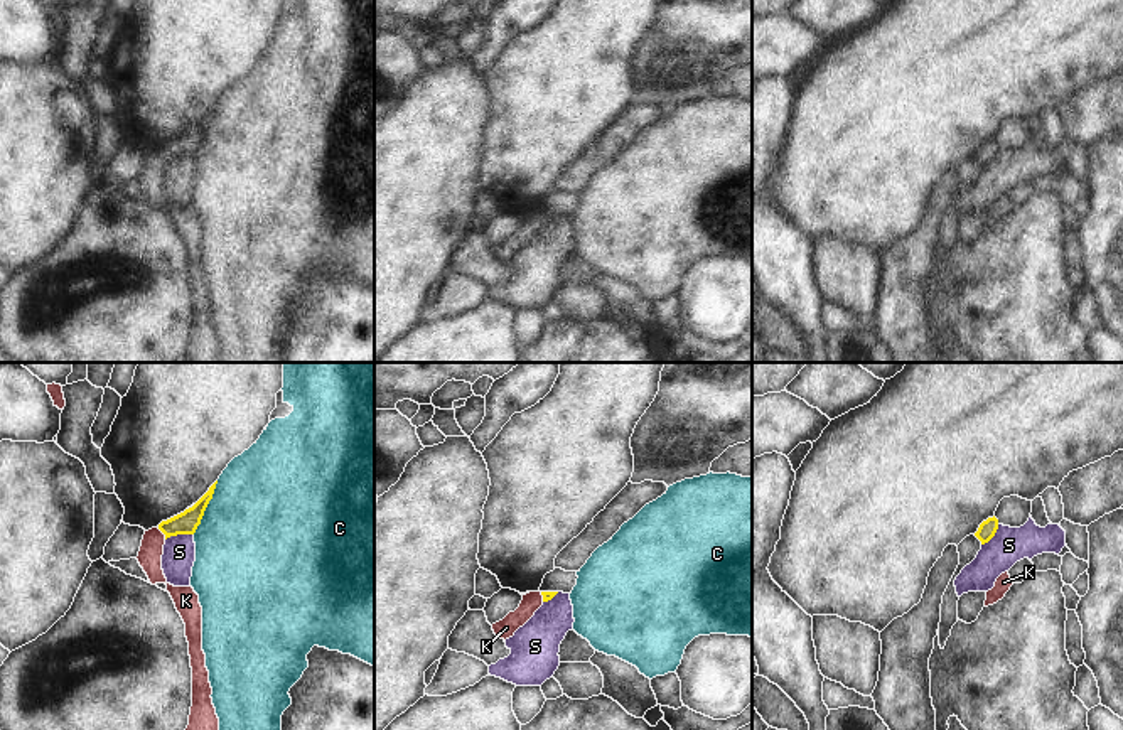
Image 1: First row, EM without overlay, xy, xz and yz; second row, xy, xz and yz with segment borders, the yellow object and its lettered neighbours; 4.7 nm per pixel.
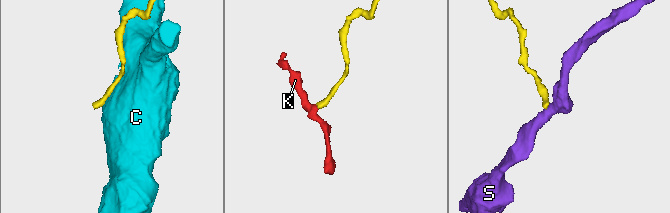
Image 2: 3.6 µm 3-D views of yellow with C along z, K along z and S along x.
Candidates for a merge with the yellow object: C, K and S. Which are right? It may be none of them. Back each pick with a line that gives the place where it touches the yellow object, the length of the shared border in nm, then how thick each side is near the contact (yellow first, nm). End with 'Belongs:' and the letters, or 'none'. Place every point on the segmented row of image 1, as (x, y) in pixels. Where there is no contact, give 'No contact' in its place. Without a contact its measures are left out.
K: Touches yellow at xy (162, 531). Shared border 70 nm. Thickness 110 nm (yellow) against 110 nm
Belongs: K

